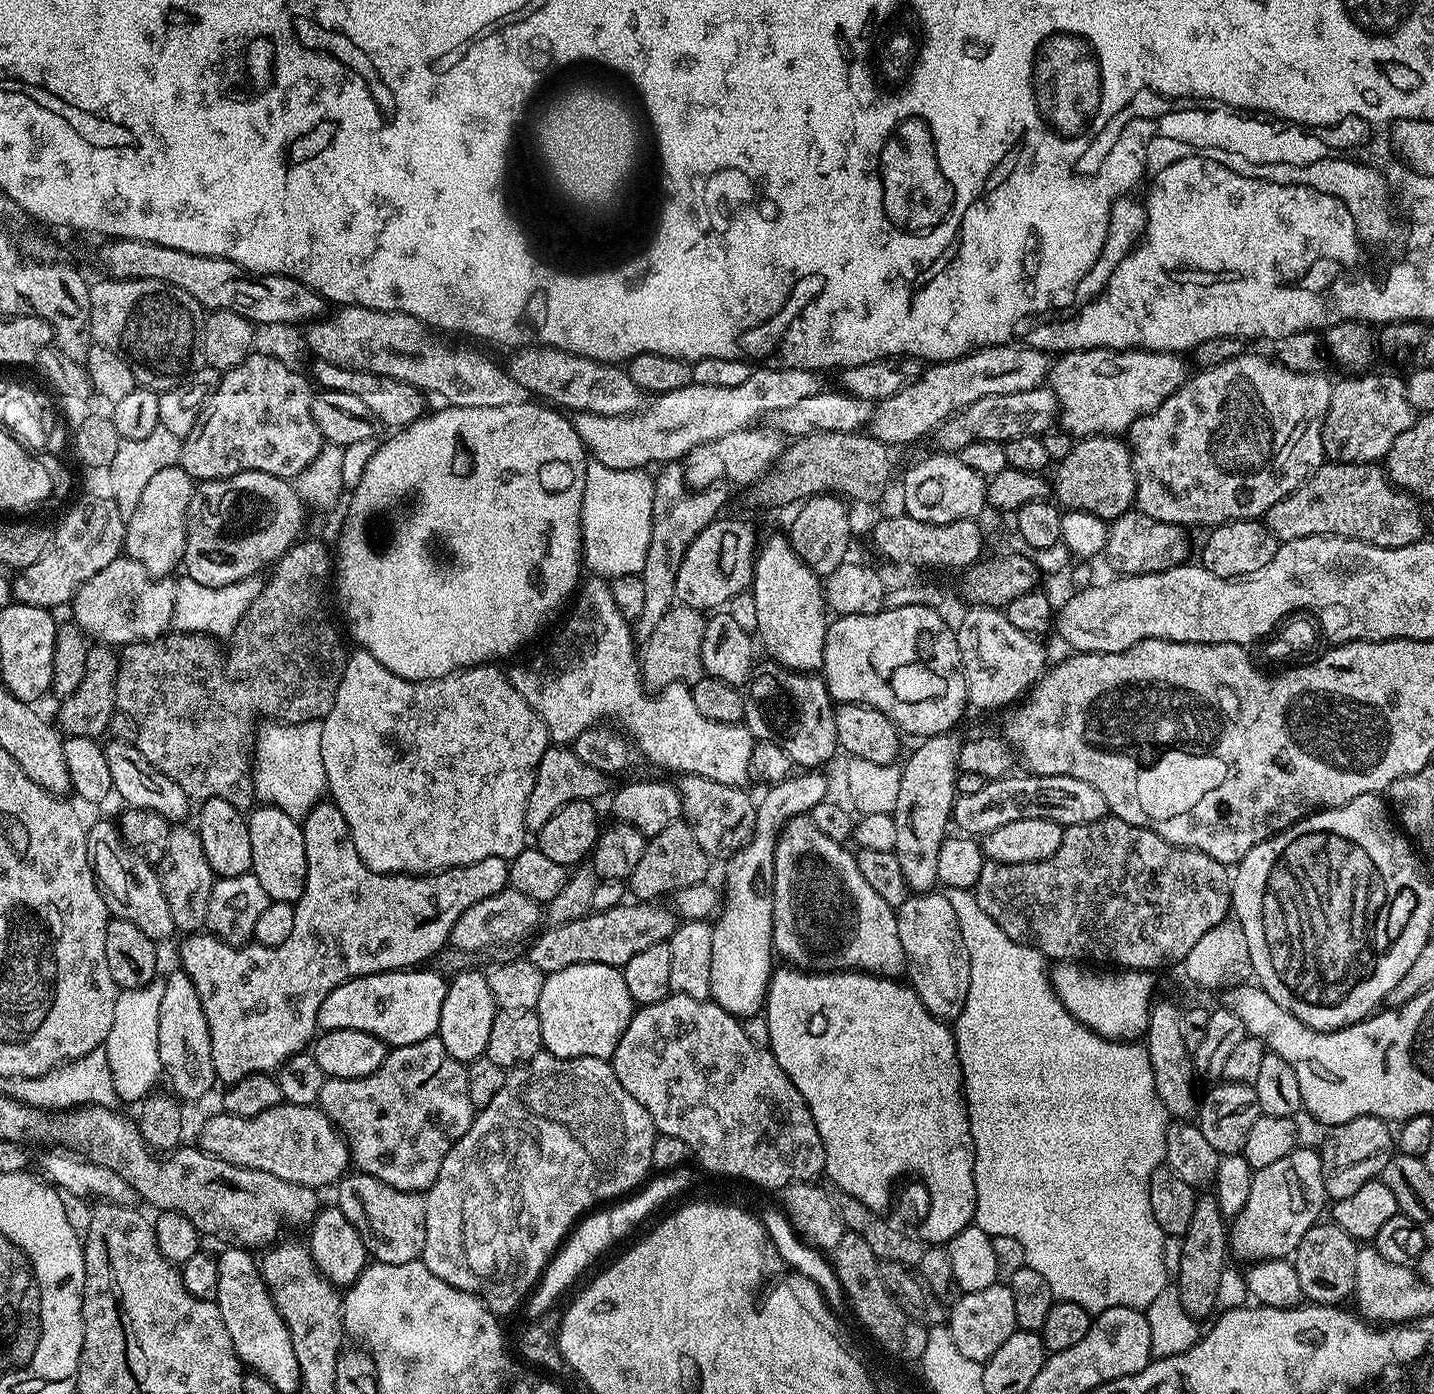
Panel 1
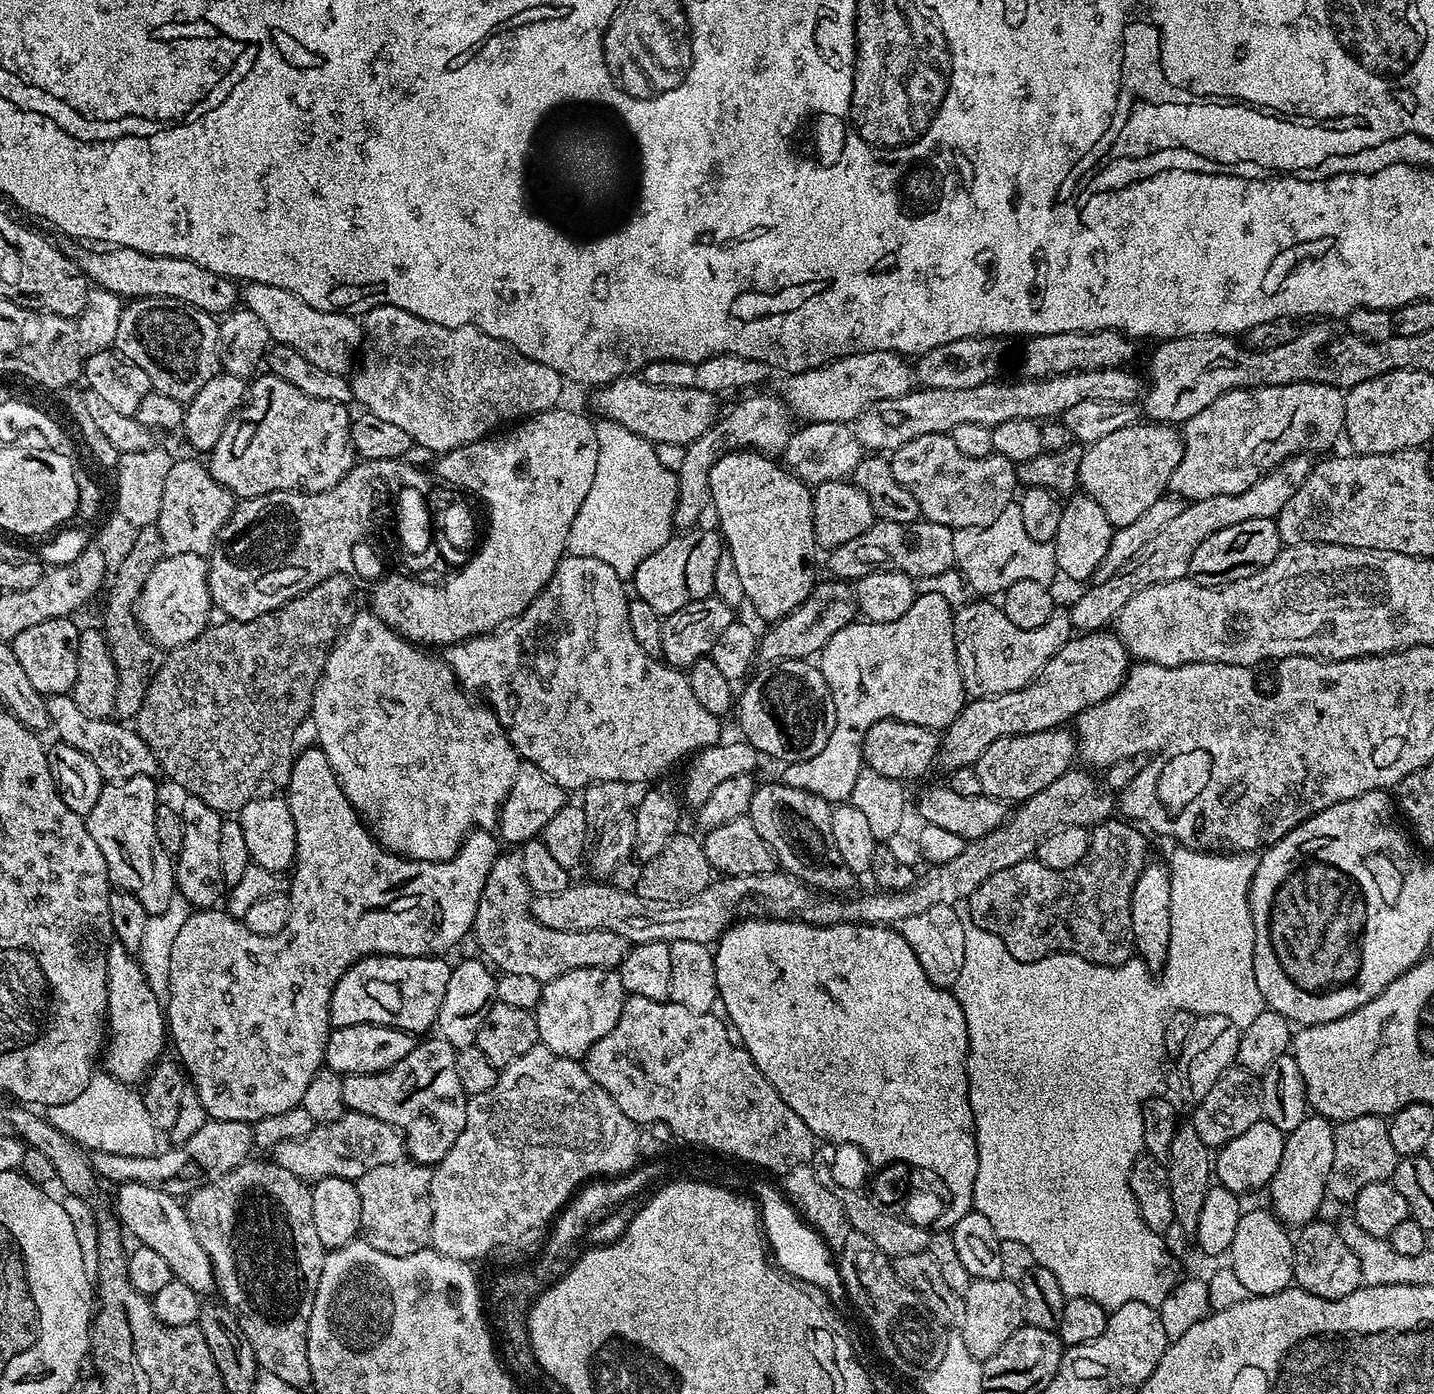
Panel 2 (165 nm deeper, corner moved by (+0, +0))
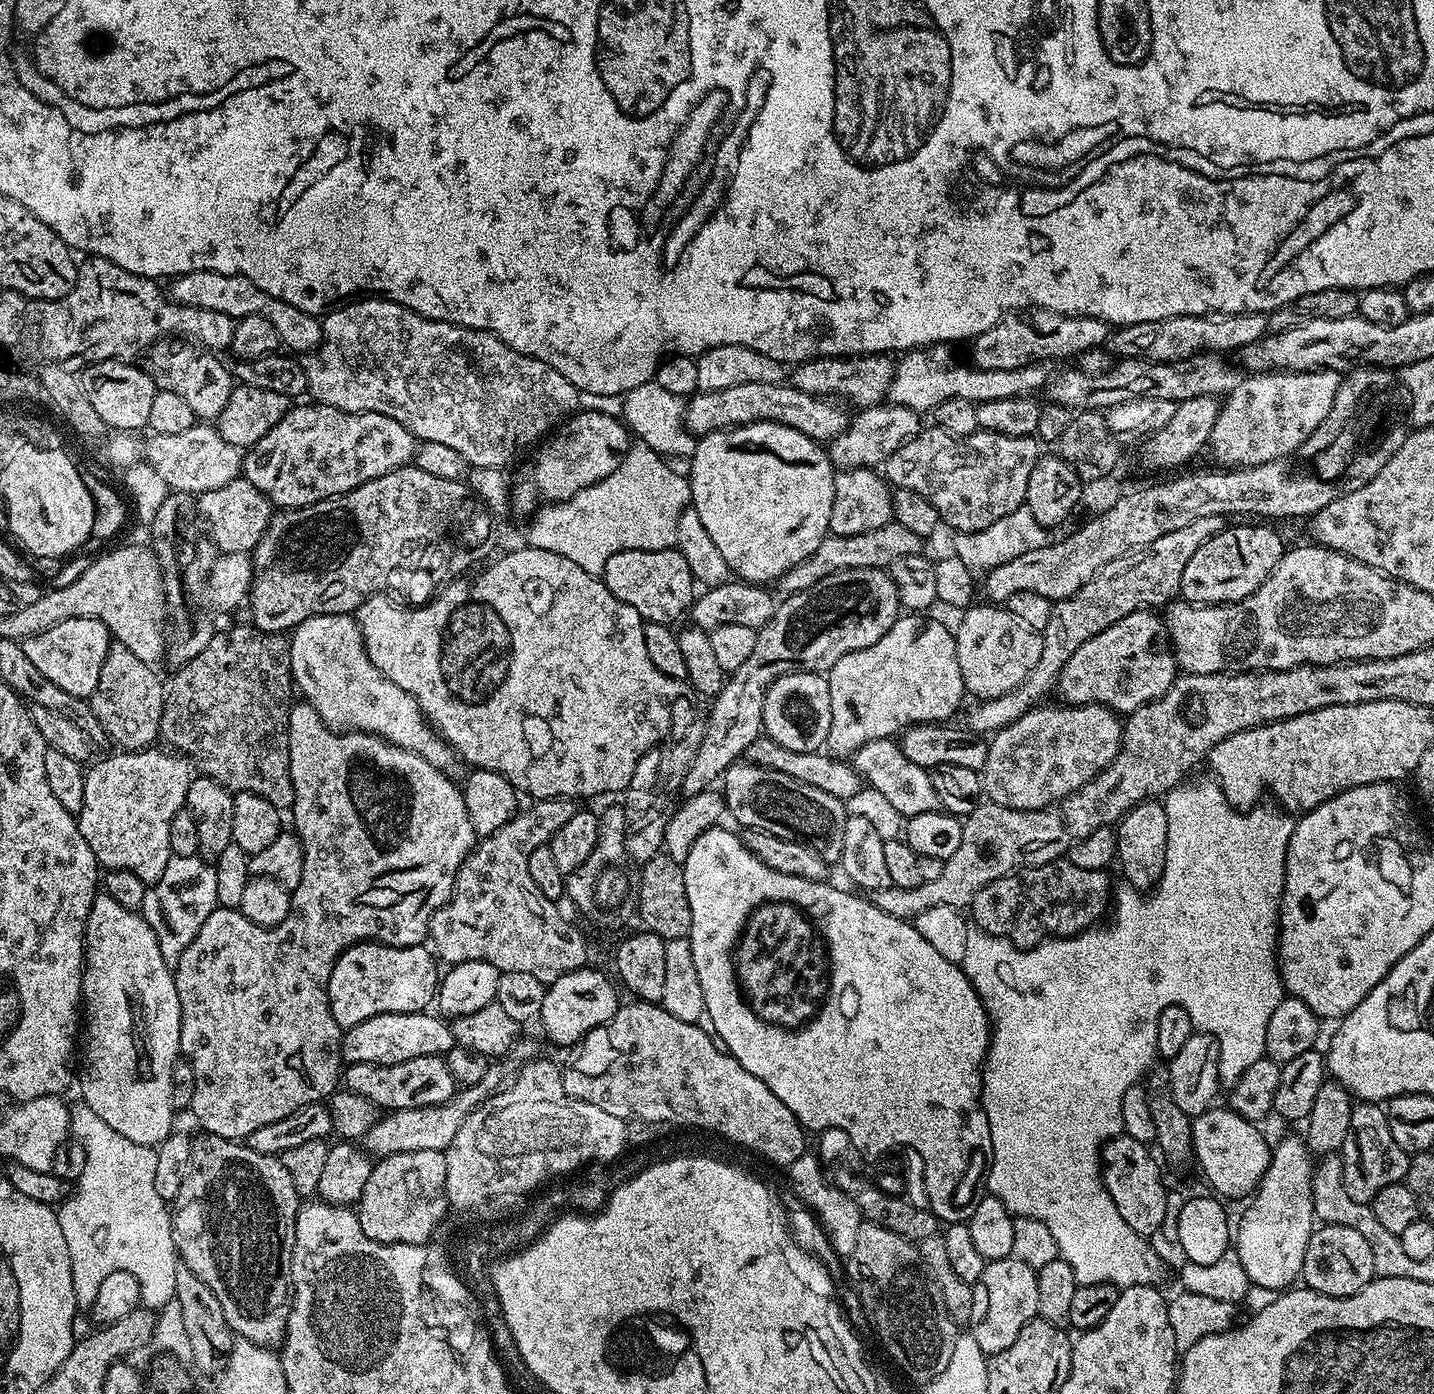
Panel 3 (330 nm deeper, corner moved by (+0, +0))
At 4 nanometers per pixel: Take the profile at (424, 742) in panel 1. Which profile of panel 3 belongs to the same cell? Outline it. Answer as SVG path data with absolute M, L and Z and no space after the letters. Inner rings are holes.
M335 612L306 618L291 629L288 649L295 687L299 695L301 692L304 695L301 697L314 706L327 728L341 732L370 732L373 736L390 741L394 746L402 746L406 750L416 752L435 768L448 770L451 769L452 763L457 763L456 753L434 731L415 698L406 690L402 690L402 686L390 682L390 678L386 678L372 665L368 651L364 648L360 628L351 615Z

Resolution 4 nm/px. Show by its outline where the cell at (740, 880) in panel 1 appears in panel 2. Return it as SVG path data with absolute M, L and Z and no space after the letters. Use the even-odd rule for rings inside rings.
M922 593L916 601L894 622L853 622L847 624L818 654L818 667L832 695L836 721L822 754L797 764L784 764L782 782L810 794L818 794L829 802L844 802L849 799L849 789L855 786L856 776L862 769L866 730L879 720L901 720L933 730L943 730L965 706L966 693L962 674L956 657L954 642L954 608L938 593Z

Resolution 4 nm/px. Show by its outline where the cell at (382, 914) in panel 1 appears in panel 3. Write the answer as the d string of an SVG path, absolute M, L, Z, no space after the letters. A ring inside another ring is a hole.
M307 702L293 703L290 710L290 718L288 719L288 745L290 746L290 778L294 782L294 802L290 809L292 815L291 827L294 829L296 836L302 842L302 850L304 851L304 865L302 866L302 882L298 882L298 886L291 889L292 893L292 913L278 926L273 928L263 928L254 922L250 922L243 916L239 910L235 908L222 908L217 906L210 914L210 918L206 918L206 922L202 922L202 930L198 930L198 934L194 934L194 938L190 942L190 946L186 946L186 950L182 954L182 958L178 958L178 962L174 965L174 975L176 977L176 989L178 990L178 1002L180 1003L180 1013L182 1014L182 1022L180 1023L180 1050L183 1059L194 1070L194 1098L192 1099L191 1115L196 1115L196 1120L201 1124L203 1131L209 1136L221 1136L227 1140L243 1141L250 1134L254 1134L254 1130L258 1130L260 1126L270 1126L270 1122L278 1122L278 1118L286 1118L286 1114L294 1114L294 1110L298 1110L307 1104L319 1104L327 1101L332 1093L337 1091L338 1085L342 1080L342 1061L340 1059L340 1037L342 1029L337 1020L325 1018L320 1020L320 1008L327 1005L328 994L327 986L330 974L336 965L336 959L341 956L348 948L353 948L361 942L375 942L378 944L389 944L395 948L409 948L415 944L423 945L429 939L428 927L434 915L440 907L452 897L454 890L454 882L458 870L464 864L464 859L472 852L478 843L478 837L474 826L470 822L470 814L466 814L466 802L464 794L459 783L456 784L448 777L449 773L440 768L435 768L430 762L426 762L426 758L422 758L416 752L406 750L402 746L394 746L390 741L383 740L380 736L373 736L370 732L341 732L327 728L322 722L322 718L314 710L314 706Z

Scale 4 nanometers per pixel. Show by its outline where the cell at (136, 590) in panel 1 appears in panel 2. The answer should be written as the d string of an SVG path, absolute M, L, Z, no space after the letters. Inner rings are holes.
M168 554L150 570L144 589L136 600L135 613L136 620L148 639L161 650L171 650L189 644L209 627L208 615L213 606L212 595L208 589L207 559L198 554Z

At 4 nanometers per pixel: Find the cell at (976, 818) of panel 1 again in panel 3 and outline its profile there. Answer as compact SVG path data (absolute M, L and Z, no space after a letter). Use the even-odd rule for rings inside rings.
M895 739L866 742L850 758L850 763L867 787L882 794L898 810L903 818L914 814L941 811L938 794L930 783L930 771L922 766L914 766L906 754L902 754L899 743Z

